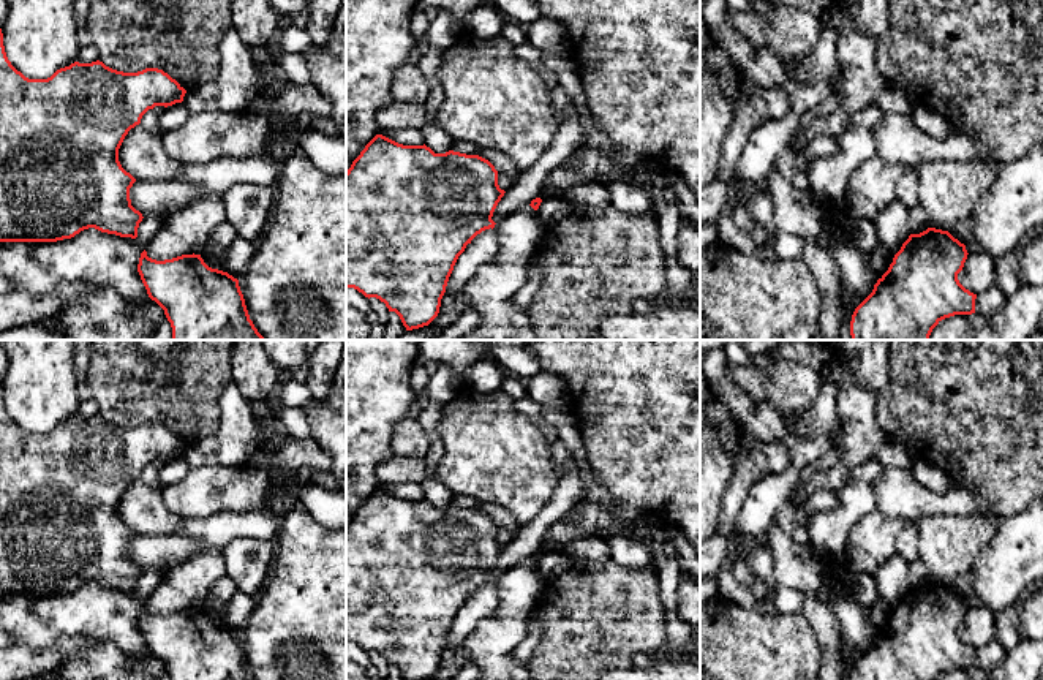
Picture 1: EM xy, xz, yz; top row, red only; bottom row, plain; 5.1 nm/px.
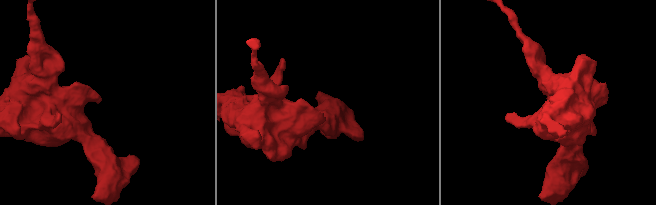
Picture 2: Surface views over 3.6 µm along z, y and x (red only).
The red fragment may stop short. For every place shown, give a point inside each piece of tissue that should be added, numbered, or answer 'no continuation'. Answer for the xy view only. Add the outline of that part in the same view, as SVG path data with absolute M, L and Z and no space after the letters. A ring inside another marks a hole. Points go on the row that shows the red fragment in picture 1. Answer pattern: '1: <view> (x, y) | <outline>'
no continuation

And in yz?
no continuation

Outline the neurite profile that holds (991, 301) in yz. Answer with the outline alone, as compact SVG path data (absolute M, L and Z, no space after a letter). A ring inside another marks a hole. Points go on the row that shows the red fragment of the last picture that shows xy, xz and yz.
M997 285L989 289L977 294L975 299L975 313L989 316L1000 312L1007 304L1007 296L1000 291Z

